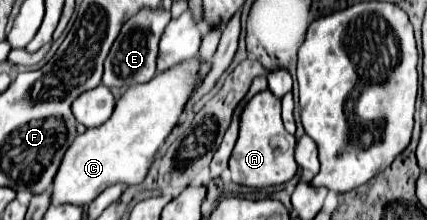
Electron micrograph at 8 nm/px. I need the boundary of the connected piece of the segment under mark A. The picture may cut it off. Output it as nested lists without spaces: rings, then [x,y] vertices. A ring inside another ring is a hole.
[[[271,91],[257,93],[241,113],[239,139],[233,149],[231,161],[229,161],[229,171],[231,171],[233,183],[245,185],[245,187],[255,187],[255,189],[287,183],[289,179],[293,179],[299,173],[299,165],[293,159],[295,143],[297,143],[295,137],[289,135],[283,127],[281,101]]]

